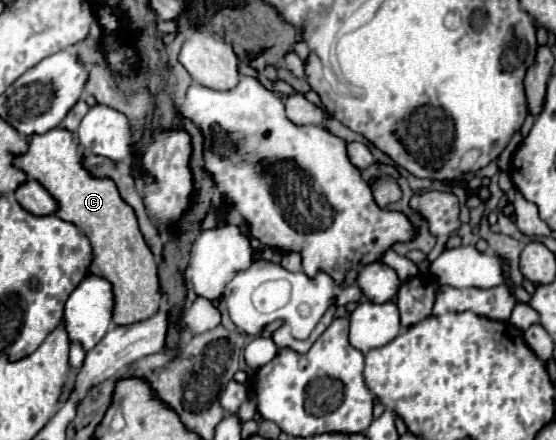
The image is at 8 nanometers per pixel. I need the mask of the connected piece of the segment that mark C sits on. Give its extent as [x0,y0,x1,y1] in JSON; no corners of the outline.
[18,128,162,324]

